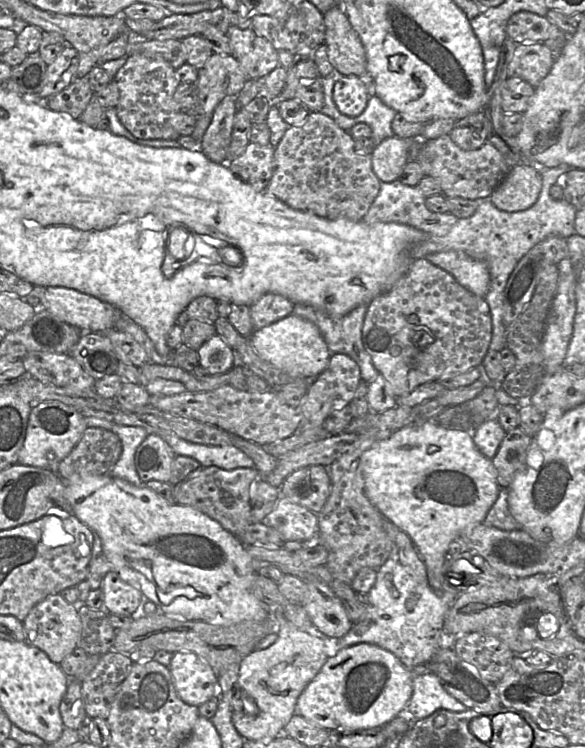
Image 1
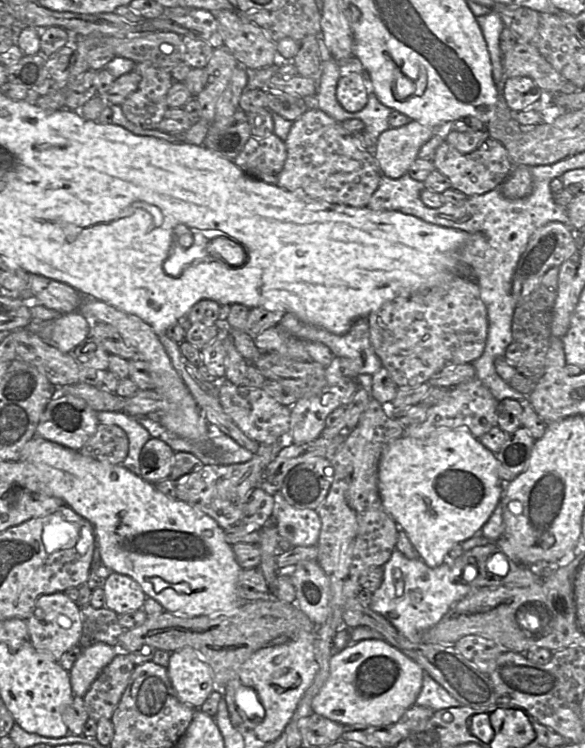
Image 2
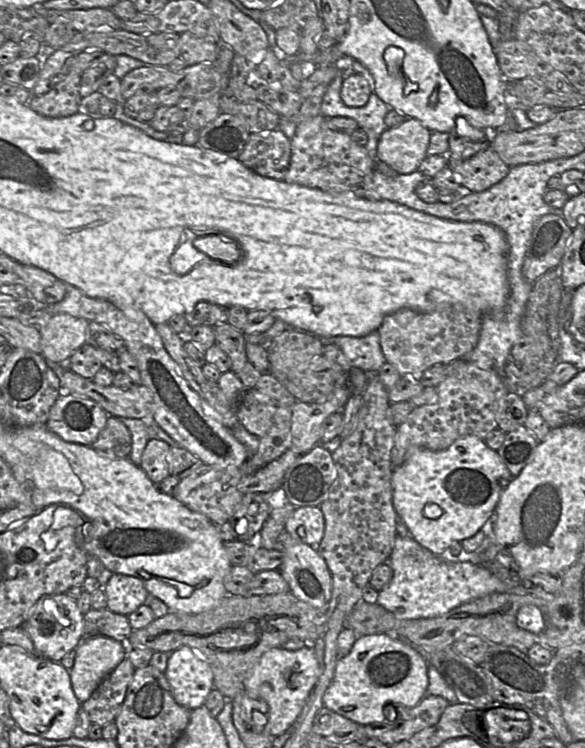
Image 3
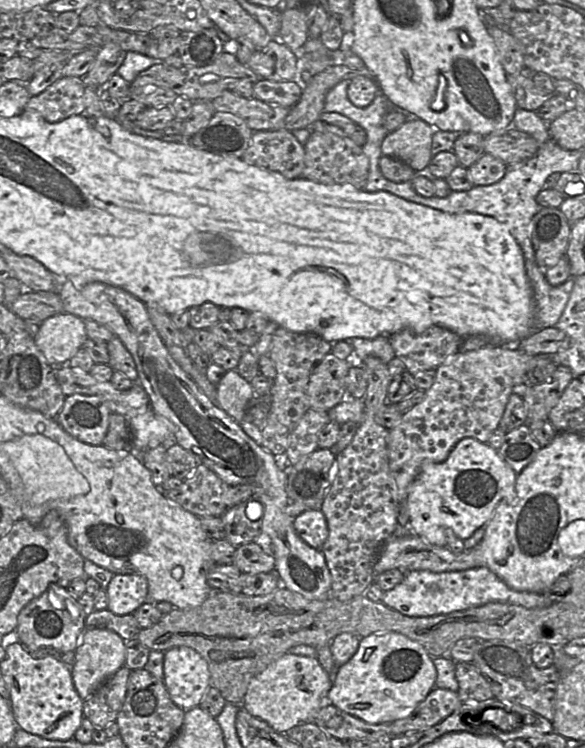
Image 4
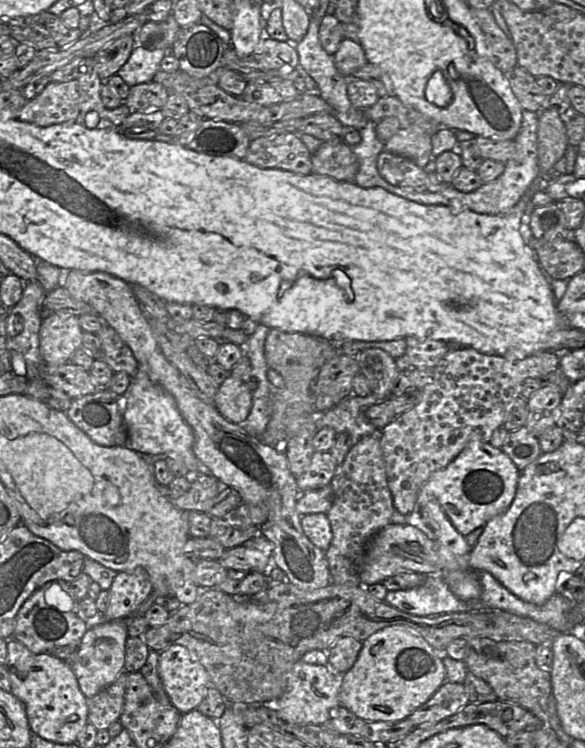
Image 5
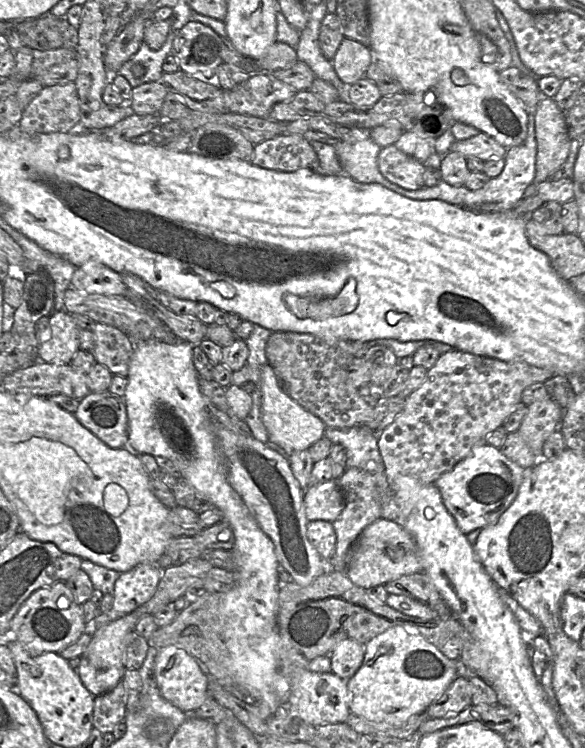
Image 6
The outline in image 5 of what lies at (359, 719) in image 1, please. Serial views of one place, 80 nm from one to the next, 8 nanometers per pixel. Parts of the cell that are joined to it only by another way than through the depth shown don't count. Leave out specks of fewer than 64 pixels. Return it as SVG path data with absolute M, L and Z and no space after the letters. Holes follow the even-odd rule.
M385 627L362 642L354 665L340 677L340 705L368 722L397 723L426 703L446 681L443 655L412 628Z

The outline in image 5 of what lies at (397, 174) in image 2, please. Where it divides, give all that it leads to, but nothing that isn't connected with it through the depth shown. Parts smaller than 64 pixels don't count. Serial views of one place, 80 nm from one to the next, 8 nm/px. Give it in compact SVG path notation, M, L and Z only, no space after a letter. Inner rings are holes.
M401 128L384 144L384 150L411 159L424 168L431 160L431 137L418 129Z

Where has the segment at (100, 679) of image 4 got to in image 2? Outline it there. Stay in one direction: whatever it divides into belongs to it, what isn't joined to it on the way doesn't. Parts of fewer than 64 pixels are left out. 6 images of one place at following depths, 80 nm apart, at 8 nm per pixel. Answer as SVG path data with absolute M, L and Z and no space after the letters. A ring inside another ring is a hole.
M103 642L82 649L69 671L74 696L83 698L91 684L118 653L119 649L117 647Z

